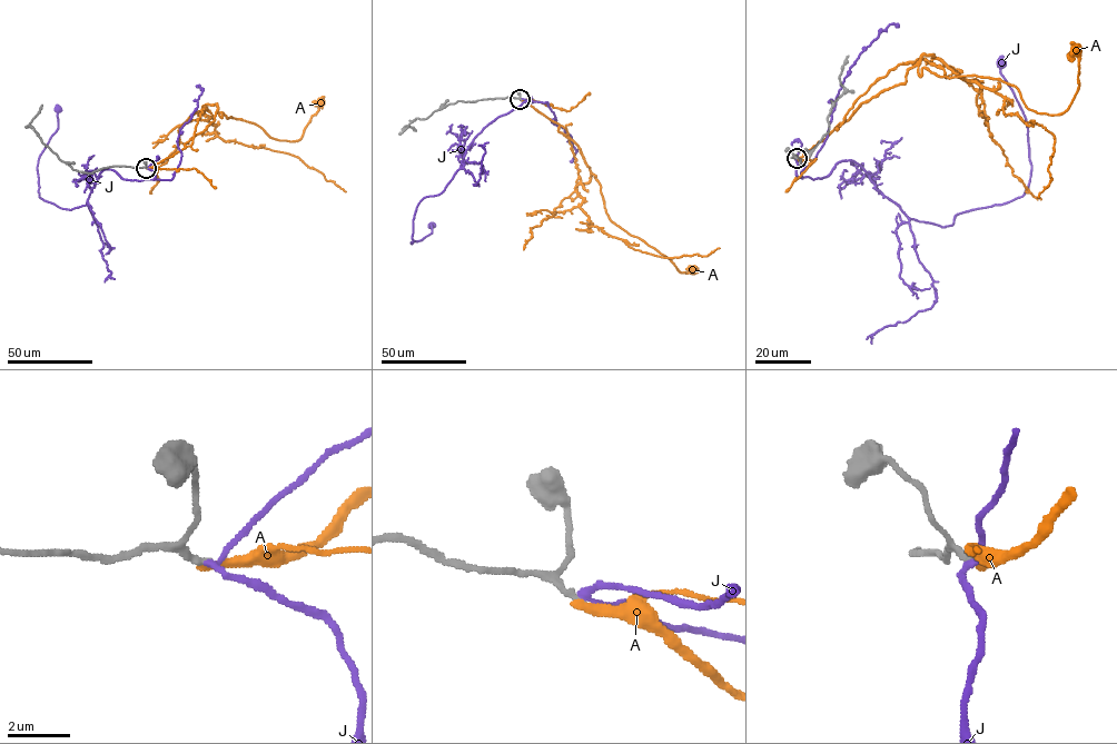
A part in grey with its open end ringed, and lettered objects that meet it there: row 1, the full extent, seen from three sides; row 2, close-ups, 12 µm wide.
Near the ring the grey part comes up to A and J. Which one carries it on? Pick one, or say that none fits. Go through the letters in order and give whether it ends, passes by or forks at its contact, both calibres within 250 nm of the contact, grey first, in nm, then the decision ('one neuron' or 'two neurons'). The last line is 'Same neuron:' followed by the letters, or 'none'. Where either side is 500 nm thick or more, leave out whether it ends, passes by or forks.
A: it ends | 200/280 nm | two neurons
J: it passes by | 200/170 nm | one neuron
Same neuron: J

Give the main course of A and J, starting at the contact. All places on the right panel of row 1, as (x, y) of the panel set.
A: (797, 158), (917, 65), (920, 76), (991, 78), (1060, 115), (1078, 87), (1076, 51)
J: (797, 158), (812, 179), (854, 161), (908, 217), (941, 227), (1019, 198), (1027, 121), (1001, 65)

